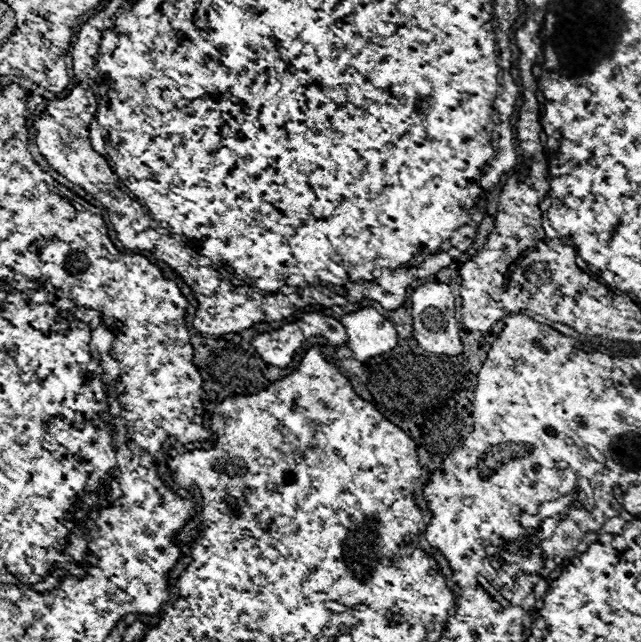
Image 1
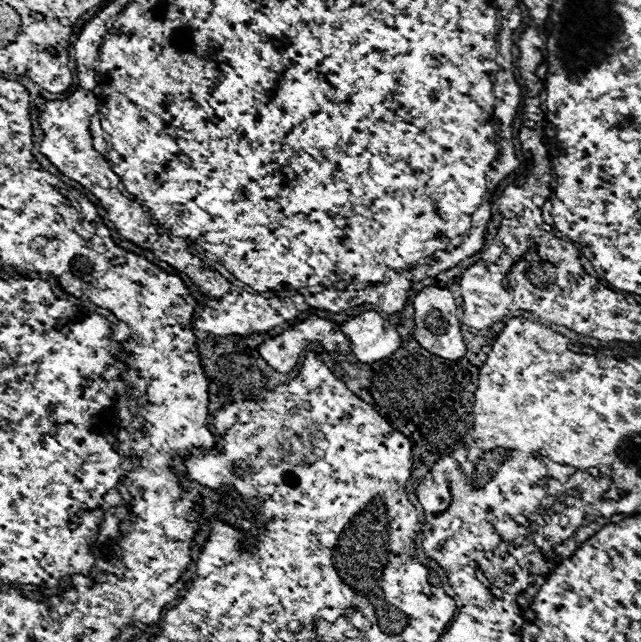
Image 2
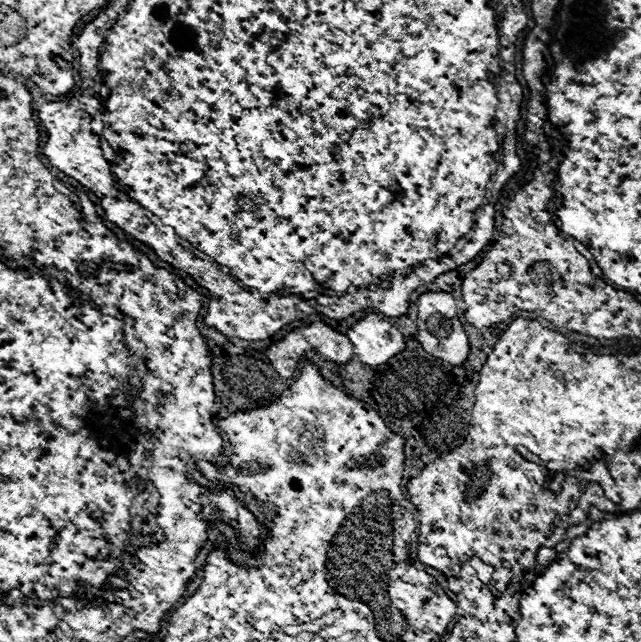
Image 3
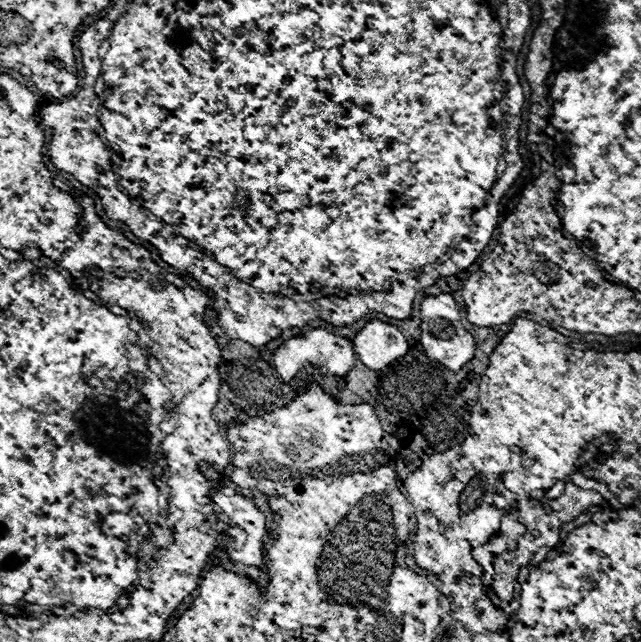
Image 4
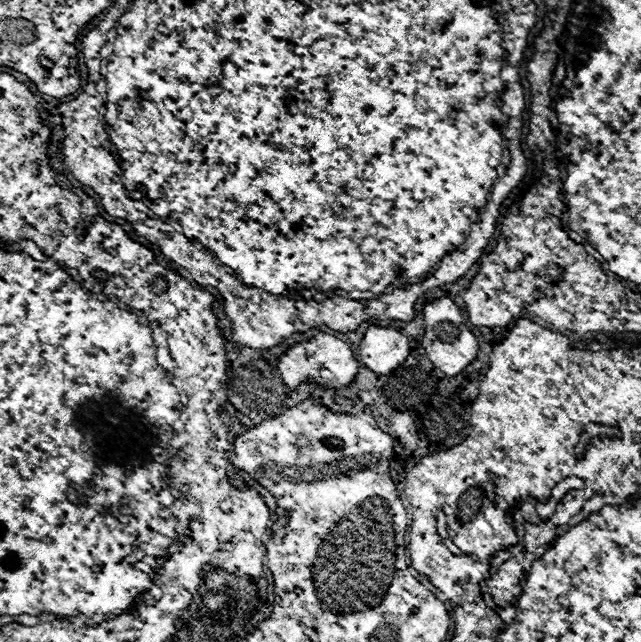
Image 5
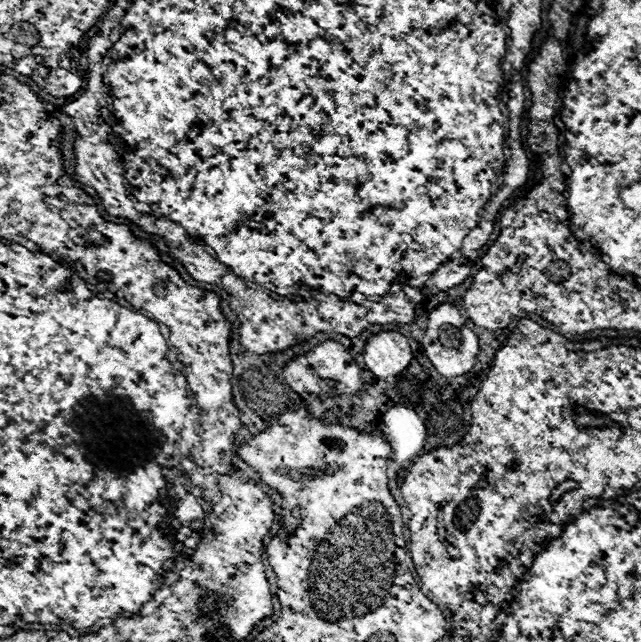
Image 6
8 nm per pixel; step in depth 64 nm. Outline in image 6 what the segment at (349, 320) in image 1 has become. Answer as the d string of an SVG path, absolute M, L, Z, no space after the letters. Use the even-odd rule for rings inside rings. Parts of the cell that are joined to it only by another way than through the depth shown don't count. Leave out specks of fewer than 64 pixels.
M400 332L372 334L364 344L364 364L378 378L398 376L412 360L406 336Z

